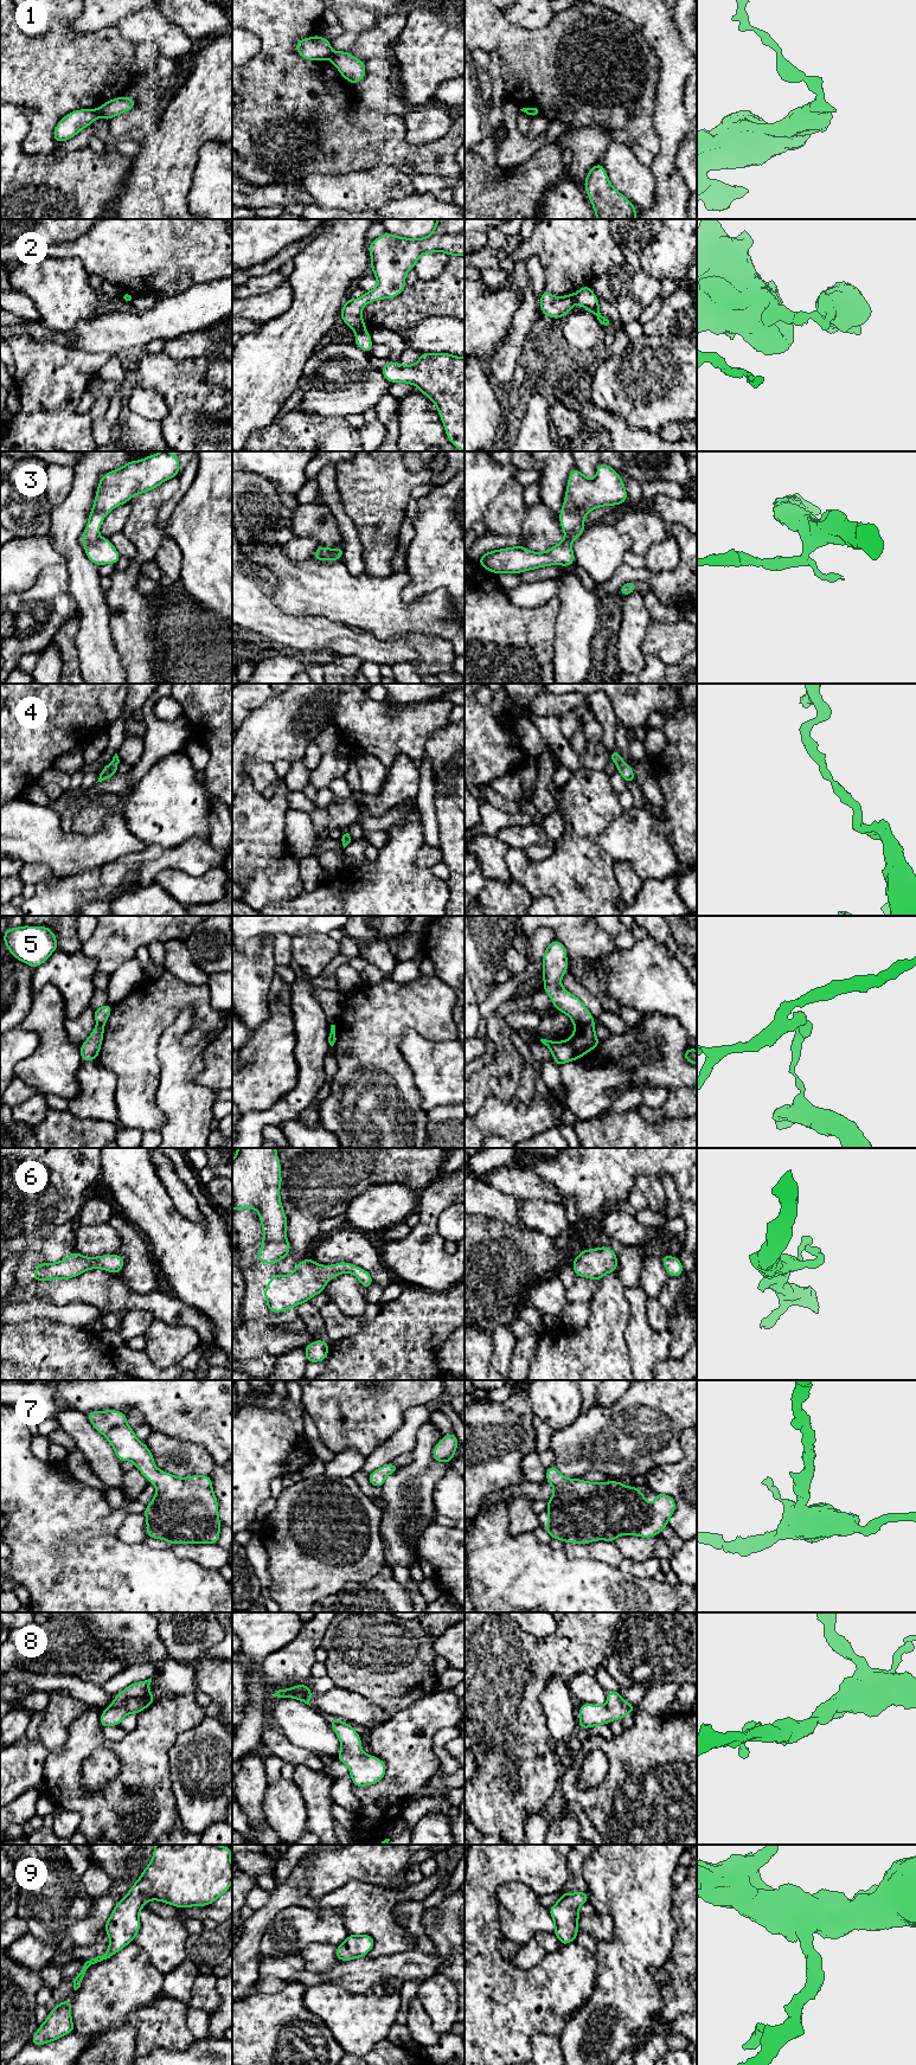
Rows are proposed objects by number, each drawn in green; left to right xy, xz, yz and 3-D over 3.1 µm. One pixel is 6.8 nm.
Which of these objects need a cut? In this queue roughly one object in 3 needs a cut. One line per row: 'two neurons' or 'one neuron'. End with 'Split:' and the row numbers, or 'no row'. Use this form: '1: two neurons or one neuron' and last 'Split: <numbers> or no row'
1: two neurons
2: two neurons
3: one neuron
4: one neuron
5: two neurons
6: one neuron
7: one neuron
8: one neuron
9: one neuron
Split: 1, 2, 5

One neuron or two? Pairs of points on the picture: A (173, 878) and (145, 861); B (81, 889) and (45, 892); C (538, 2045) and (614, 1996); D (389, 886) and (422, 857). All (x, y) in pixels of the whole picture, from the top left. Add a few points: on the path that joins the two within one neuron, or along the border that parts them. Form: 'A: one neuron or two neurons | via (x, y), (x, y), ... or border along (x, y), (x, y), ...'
A: two neurons | border along (187, 873), (177, 869), (165, 869), (152, 883)
B: one neuron | via (72, 892), (53, 892)
C: two neurons | border along (559, 2035), (563, 2052)
D: two neurons | border along (423, 842), (417, 851), (415, 863), (428, 869)

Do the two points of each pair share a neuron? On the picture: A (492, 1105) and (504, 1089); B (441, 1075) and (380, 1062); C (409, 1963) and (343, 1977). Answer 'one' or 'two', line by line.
A: two
B: two
C: one

